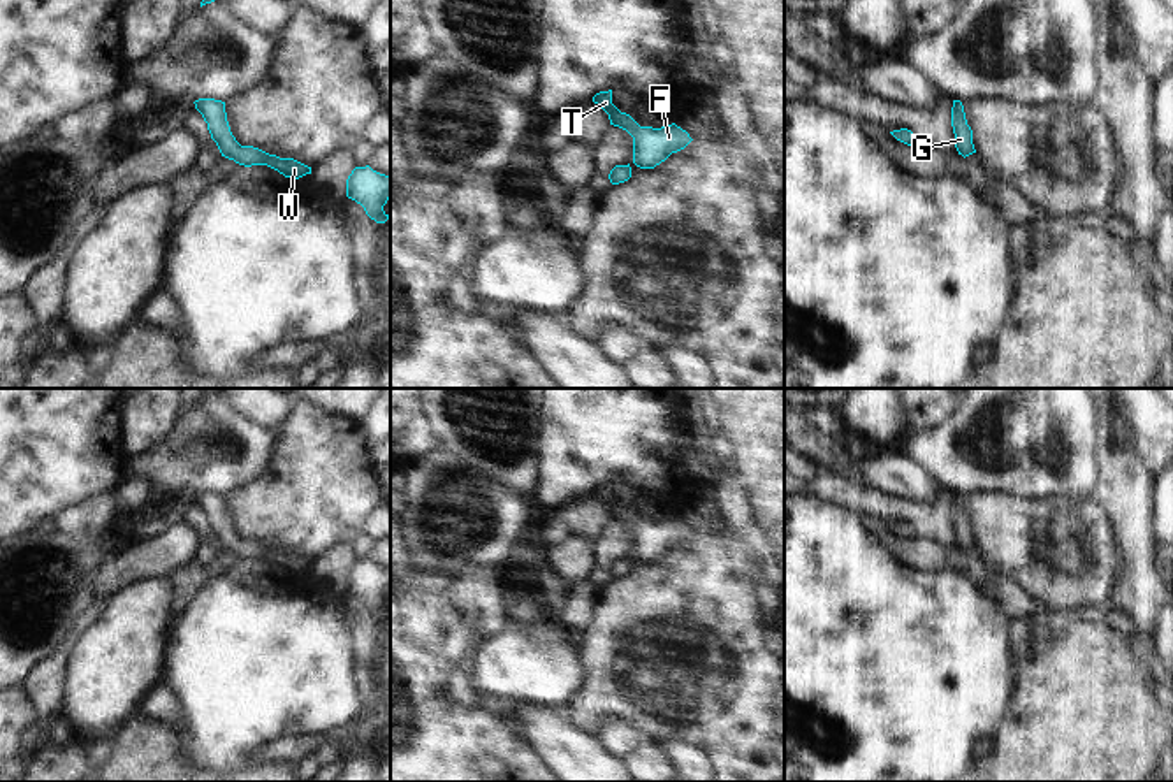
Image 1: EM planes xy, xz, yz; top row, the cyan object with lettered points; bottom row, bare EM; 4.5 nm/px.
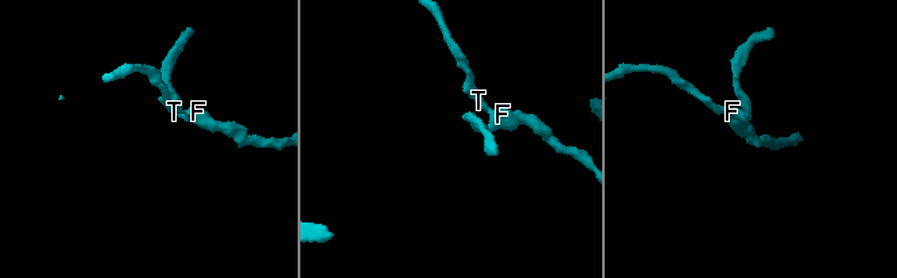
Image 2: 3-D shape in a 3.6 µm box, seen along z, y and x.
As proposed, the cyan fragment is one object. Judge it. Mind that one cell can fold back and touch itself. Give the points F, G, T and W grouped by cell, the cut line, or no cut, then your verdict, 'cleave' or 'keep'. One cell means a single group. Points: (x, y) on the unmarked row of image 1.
groups F G T W; cut none; keep

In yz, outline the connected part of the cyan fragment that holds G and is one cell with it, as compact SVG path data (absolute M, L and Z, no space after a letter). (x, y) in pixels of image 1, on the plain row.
M953 494L951 520L955 527L955 541L964 552L976 547L973 538L973 524L967 518L964 499L960 494Z

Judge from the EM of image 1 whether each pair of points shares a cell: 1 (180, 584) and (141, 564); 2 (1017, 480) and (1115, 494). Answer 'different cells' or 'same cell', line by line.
1: different cells
2: different cells

